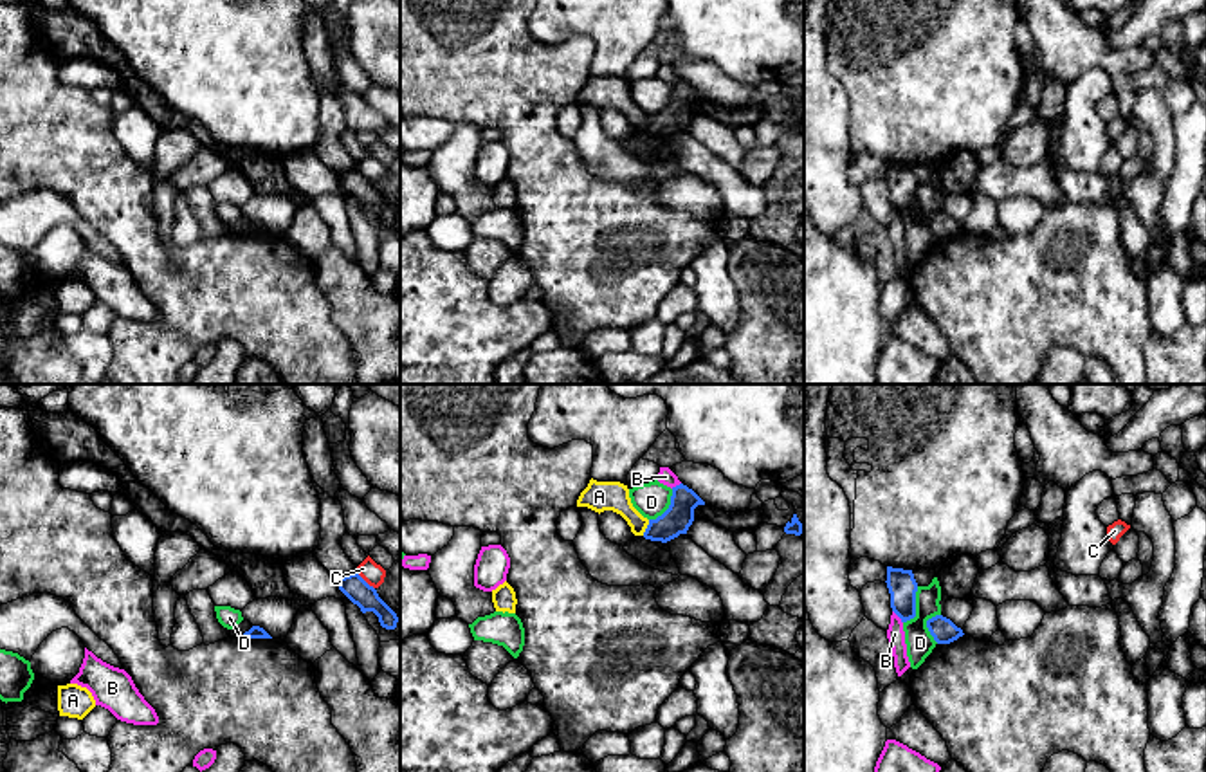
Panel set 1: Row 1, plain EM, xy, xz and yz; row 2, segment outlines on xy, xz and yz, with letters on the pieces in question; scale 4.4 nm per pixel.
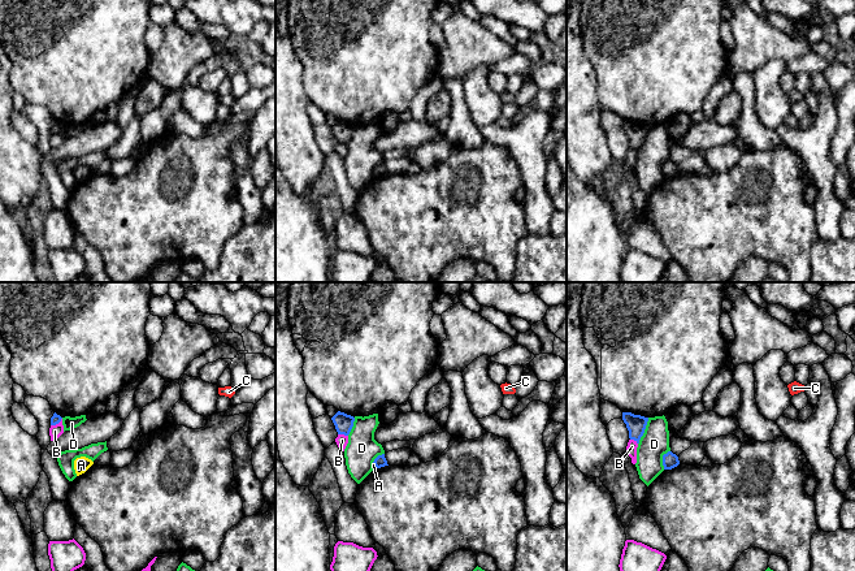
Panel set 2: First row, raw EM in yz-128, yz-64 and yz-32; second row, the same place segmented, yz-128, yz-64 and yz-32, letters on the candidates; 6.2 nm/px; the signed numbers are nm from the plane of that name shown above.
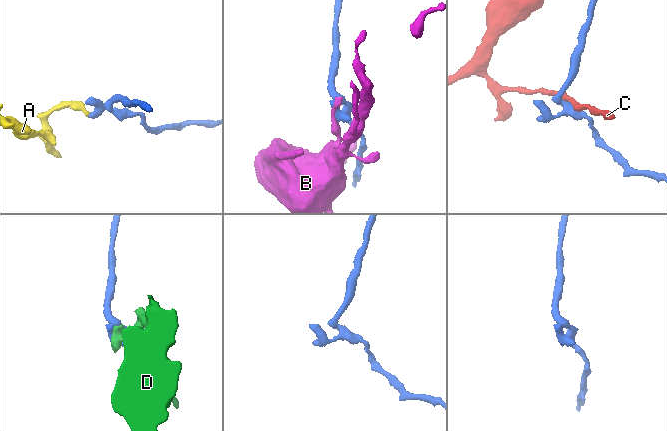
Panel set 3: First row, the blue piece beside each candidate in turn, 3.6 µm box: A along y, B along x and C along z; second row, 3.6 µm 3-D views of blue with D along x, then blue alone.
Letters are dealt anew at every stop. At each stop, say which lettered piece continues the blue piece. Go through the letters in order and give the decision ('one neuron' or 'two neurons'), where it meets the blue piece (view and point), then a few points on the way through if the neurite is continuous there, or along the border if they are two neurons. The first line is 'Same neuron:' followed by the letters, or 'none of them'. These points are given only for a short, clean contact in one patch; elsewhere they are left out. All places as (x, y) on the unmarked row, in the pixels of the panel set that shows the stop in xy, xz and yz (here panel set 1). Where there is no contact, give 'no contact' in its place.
Same neuron: A
A: one neuron; contact xz (648, 123); way xz (676, 116), (666, 123), (648, 123), (613, 92), (601, 92)
B: two neurons; contact yz (898, 211)
C: two neurons; contact xy (363, 175); border xy (356, 168), (374, 184)
D: two neurons; contact yz (914, 202)

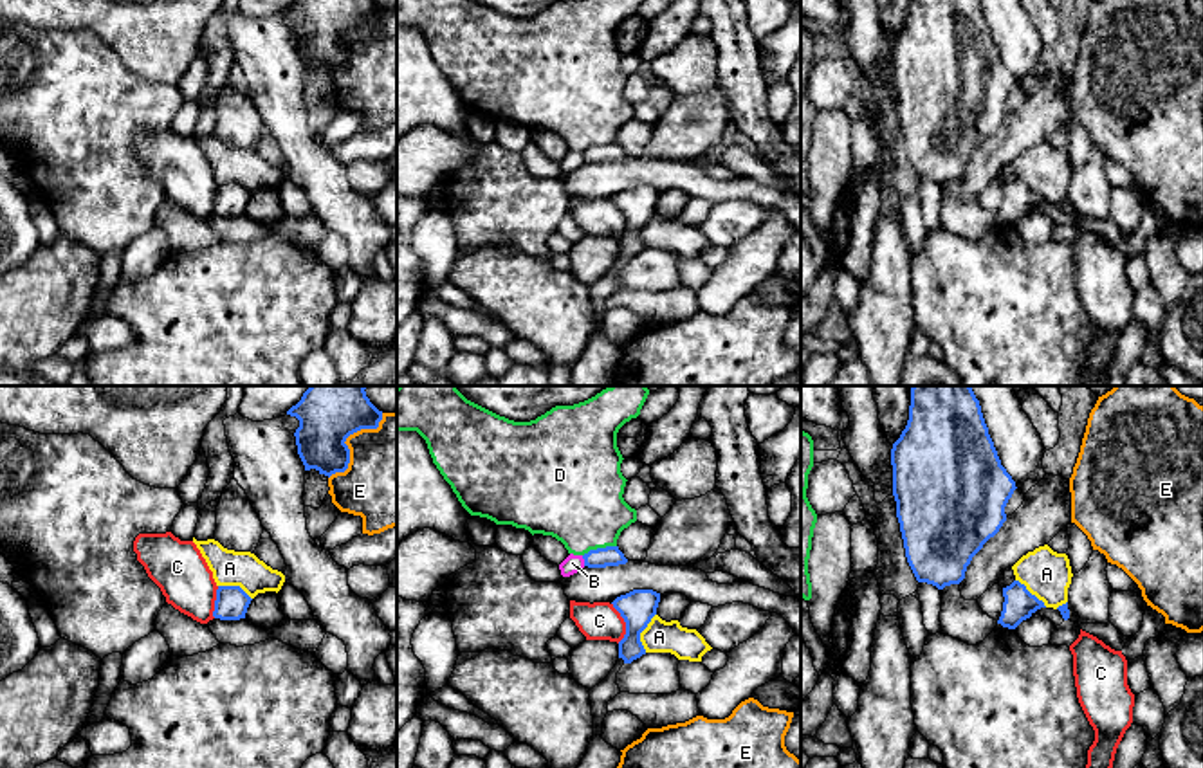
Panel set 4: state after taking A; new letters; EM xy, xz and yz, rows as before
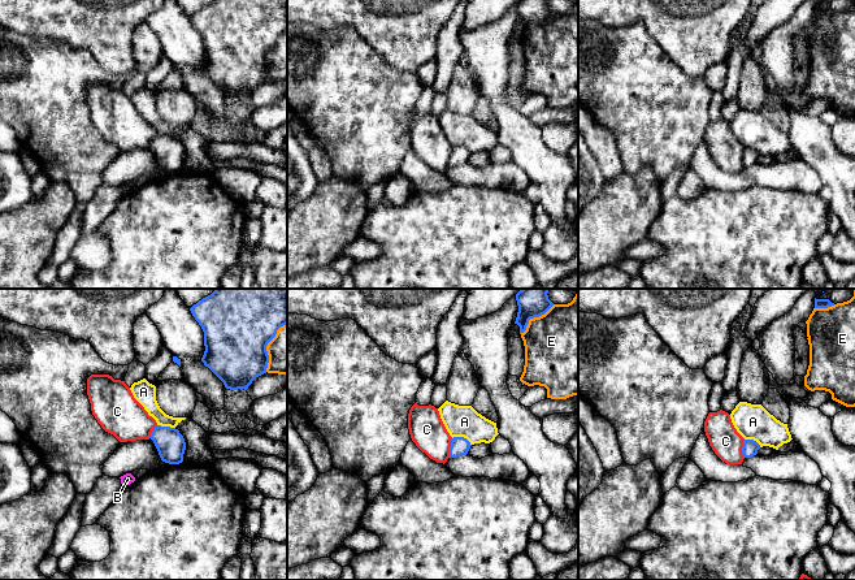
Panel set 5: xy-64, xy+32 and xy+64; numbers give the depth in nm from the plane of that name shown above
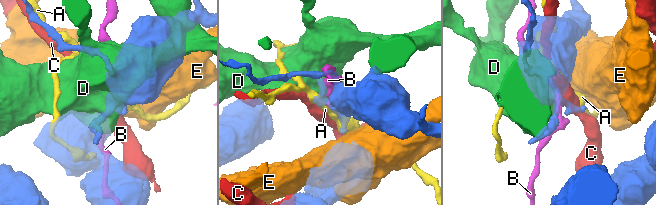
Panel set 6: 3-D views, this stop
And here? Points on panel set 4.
Same neuron: none of them
A: two neurons; contact xz (641, 228); border xz (655, 210), (641, 229), (644, 247)
B: two neurons; contact xz (585, 157)
C: two neurons; contact xz (624, 217)
D: two neurons; contact xz (599, 145)
E: two neurons; contact xy (345, 36)

